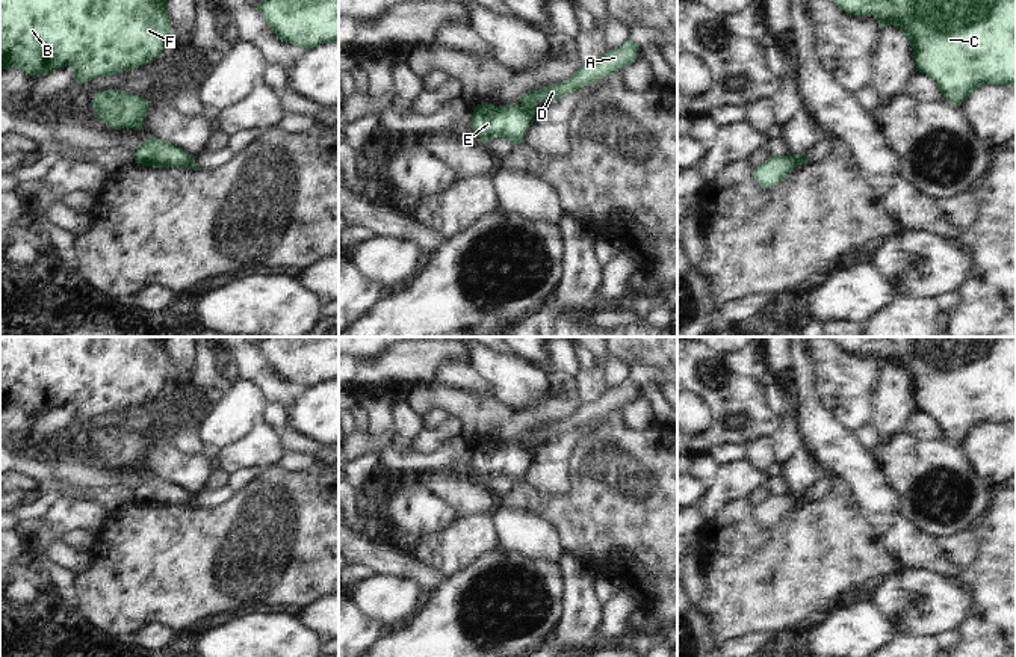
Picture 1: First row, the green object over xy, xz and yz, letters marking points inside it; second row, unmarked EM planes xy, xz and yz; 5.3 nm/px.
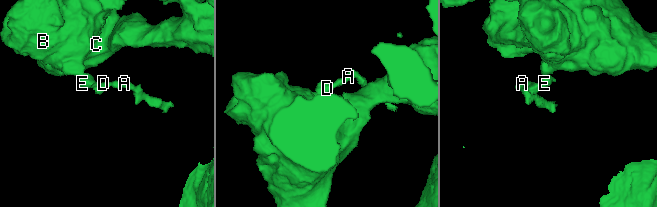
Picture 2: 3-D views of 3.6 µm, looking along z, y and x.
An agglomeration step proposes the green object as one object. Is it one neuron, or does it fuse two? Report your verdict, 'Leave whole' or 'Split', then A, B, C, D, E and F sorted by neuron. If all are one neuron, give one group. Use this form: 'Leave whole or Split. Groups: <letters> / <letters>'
Split. Groups: A D / B C E F.

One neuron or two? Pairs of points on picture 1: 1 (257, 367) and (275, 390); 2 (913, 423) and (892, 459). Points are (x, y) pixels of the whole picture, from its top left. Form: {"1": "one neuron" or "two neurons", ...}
{"1": "one neuron", "2": "two neurons"}

